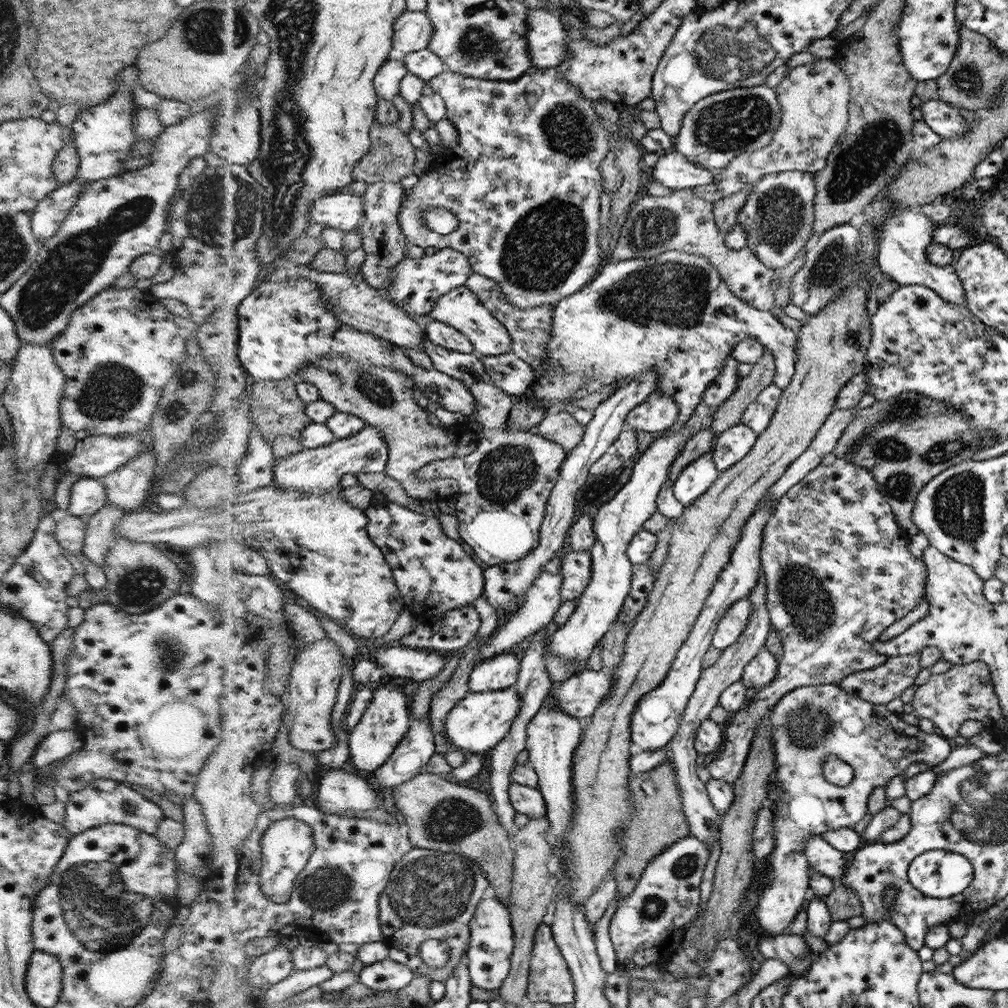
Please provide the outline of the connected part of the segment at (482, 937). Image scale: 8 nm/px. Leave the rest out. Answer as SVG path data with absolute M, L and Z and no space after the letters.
M482 899L471 922L472 942L469 952L471 958L472 984L482 990L501 989L508 974L511 973L511 956L515 948L514 923L511 913L499 899Z

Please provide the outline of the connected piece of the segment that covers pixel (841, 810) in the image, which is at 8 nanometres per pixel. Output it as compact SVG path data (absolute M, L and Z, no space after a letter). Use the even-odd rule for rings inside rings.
M836 683L818 686L803 686L785 694L769 711L772 722L772 748L774 748L775 768L773 779L778 784L779 800L770 805L773 812L775 830L774 851L758 866L765 874L759 890L759 906L755 916L766 935L785 934L790 923L806 906L810 894L809 870L811 864L806 859L806 842L815 834L828 831L853 829L868 814L868 799L880 786L886 788L912 763L926 762L932 768L951 756L952 746L948 738L938 732L926 732L918 727L902 722L896 714L888 712L886 705L868 702L856 695L848 694ZM828 758L840 758L854 768L855 778L849 786L838 787L828 783L824 776L823 762Z

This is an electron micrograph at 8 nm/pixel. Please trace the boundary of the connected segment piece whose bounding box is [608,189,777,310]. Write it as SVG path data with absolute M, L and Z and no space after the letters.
M692 189L673 190L672 195L638 197L619 226L619 240L608 260L628 261L632 258L654 258L670 250L696 254L706 258L716 268L740 299L759 310L770 310L775 303L772 280L777 273L747 247L728 250L724 246L724 234L718 234L719 224L714 204L694 195Z

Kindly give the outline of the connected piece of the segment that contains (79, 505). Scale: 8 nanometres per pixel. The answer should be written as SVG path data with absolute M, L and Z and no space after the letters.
M79 477L71 490L69 514L86 519L107 503L107 487L101 479Z

